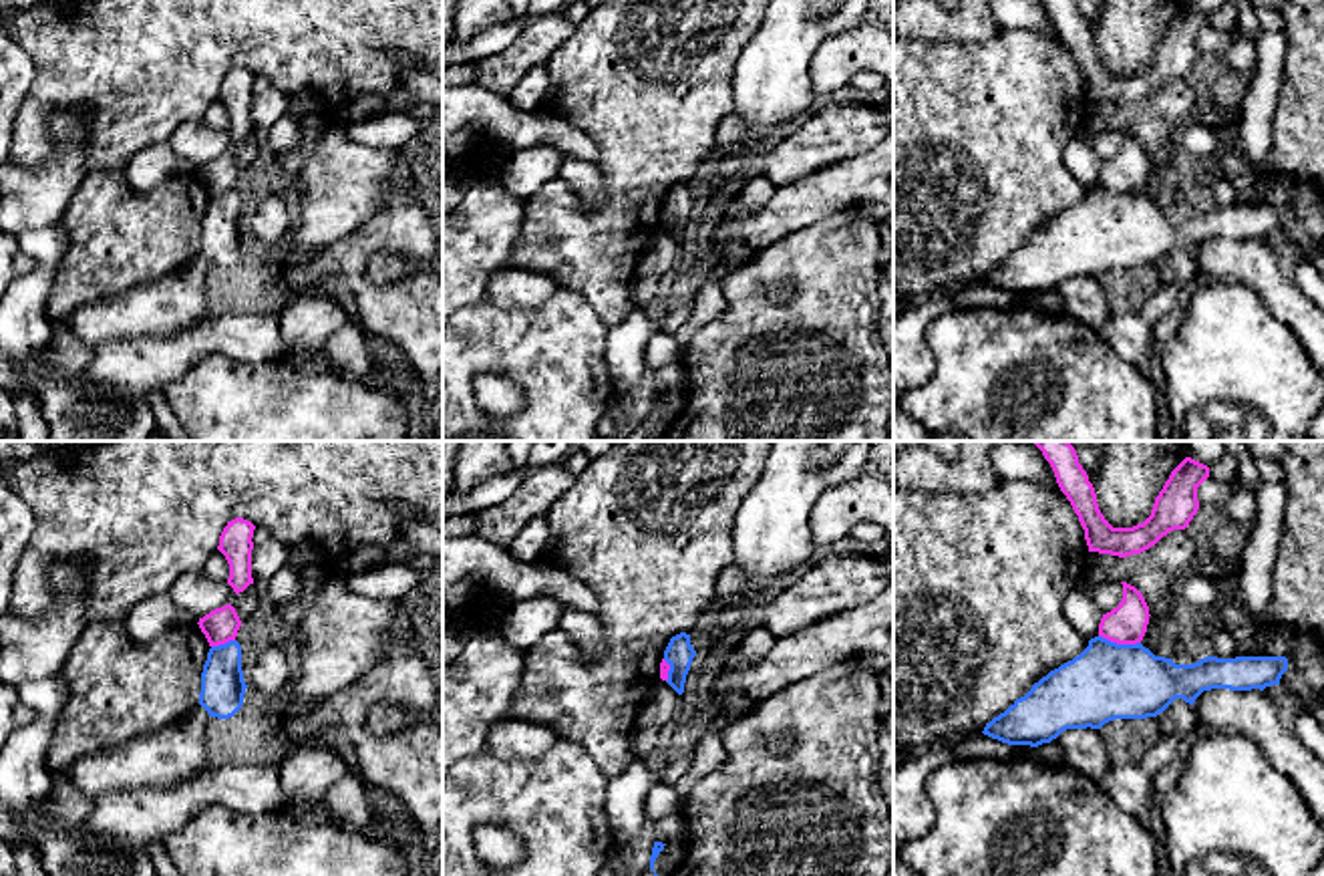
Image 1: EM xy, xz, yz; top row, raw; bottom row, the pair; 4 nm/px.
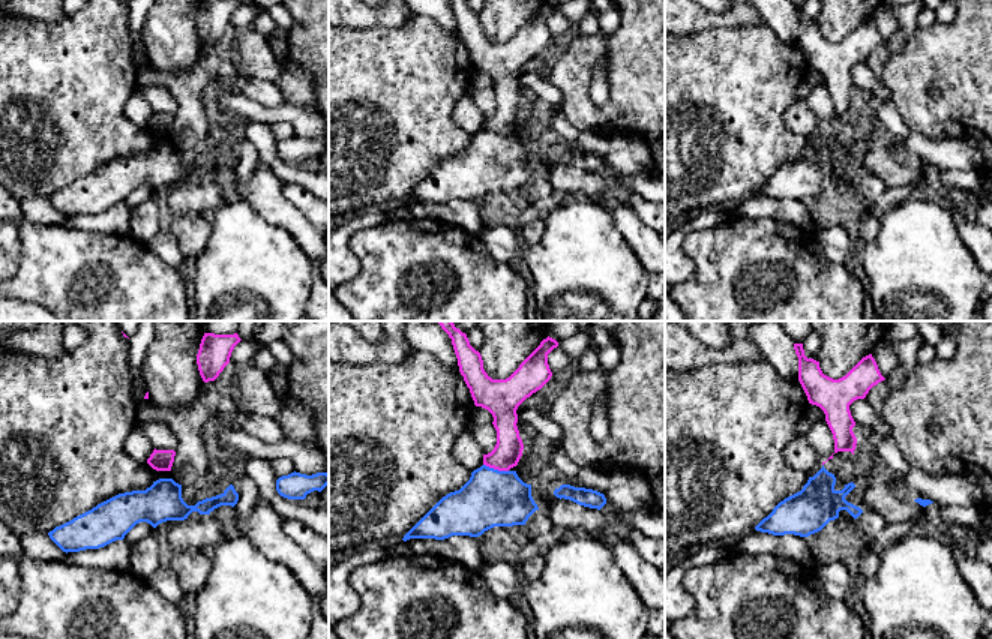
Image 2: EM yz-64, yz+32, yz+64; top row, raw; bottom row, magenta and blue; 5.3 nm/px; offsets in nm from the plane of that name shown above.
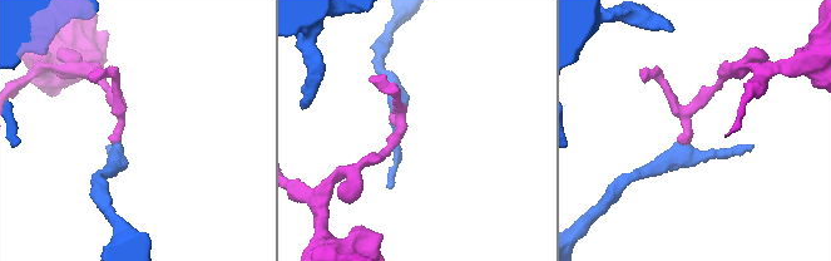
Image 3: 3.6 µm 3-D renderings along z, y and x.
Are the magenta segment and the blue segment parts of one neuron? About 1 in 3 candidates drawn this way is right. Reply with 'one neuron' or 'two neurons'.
two neurons

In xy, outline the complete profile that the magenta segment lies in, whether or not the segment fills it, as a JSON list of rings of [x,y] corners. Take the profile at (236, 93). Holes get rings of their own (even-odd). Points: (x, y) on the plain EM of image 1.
[[[235,66],[227,70],[219,85],[217,99],[225,105],[229,113],[229,127],[227,133],[233,137],[235,143],[243,141],[252,127],[252,99],[254,99],[254,79],[256,75],[243,66]]]

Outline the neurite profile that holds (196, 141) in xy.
[[[203,119],[179,125],[167,143],[173,153],[179,159],[189,161],[195,171],[225,153],[231,153],[239,169],[243,169],[254,161],[260,149],[254,133],[235,143],[227,131],[215,131]]]

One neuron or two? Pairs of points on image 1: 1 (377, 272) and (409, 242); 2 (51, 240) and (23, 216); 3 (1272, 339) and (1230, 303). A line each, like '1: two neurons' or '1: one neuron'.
1: two neurons
2: two neurons
3: one neuron

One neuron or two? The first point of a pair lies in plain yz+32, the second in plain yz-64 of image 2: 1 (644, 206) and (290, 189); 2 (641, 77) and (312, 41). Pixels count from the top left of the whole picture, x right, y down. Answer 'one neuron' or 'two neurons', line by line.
1: one neuron
2: one neuron

